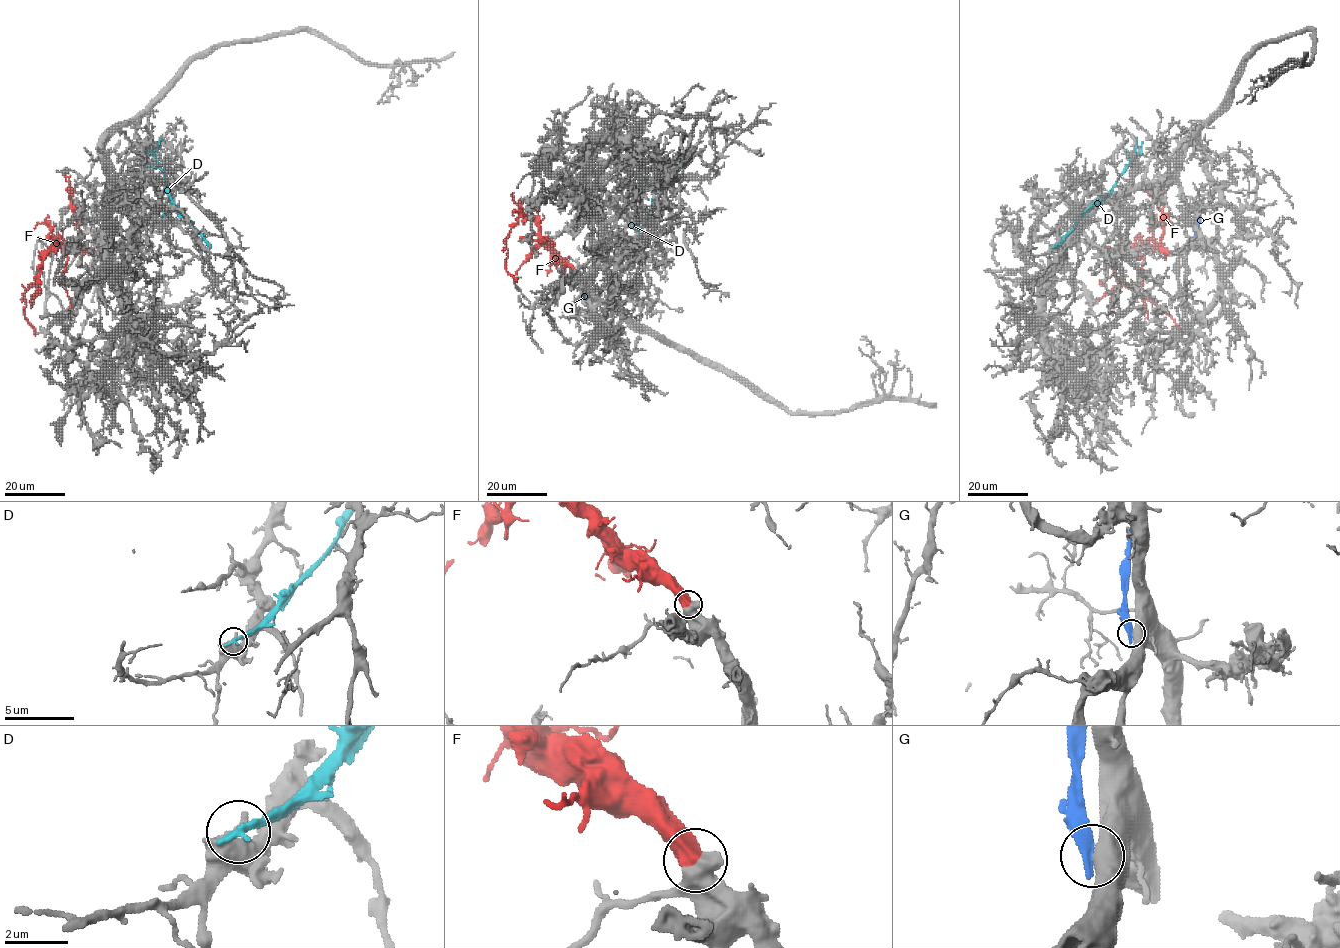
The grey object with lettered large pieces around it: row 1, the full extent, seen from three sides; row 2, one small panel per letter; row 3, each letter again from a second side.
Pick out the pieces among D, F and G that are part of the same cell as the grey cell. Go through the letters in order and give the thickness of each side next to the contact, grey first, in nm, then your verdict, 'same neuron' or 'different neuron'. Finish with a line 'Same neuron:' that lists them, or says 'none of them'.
D: 440/400 nm | different neuron
F: 650/900 nm | same neuron
G: 600/360 nm | different neuron
Same neuron: F

